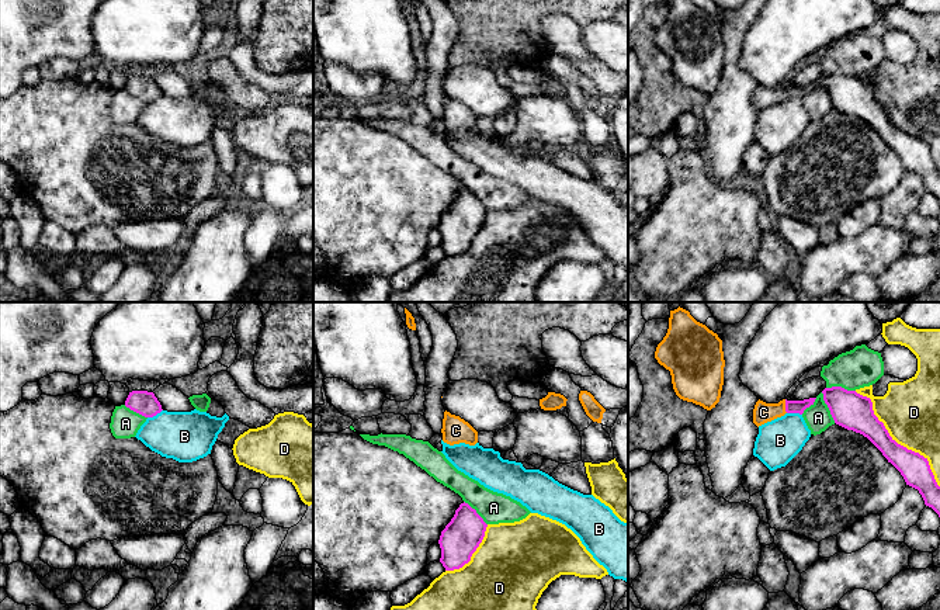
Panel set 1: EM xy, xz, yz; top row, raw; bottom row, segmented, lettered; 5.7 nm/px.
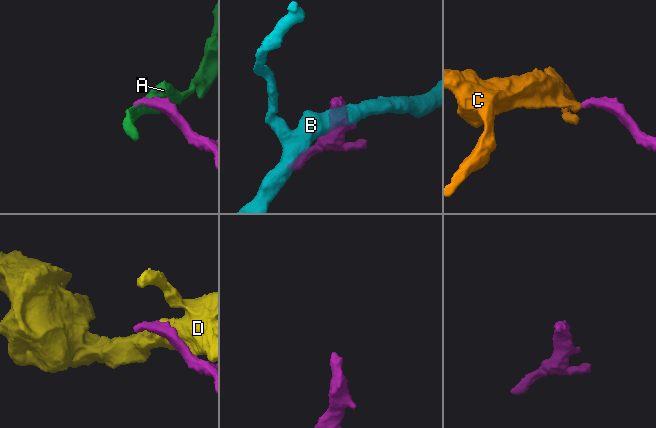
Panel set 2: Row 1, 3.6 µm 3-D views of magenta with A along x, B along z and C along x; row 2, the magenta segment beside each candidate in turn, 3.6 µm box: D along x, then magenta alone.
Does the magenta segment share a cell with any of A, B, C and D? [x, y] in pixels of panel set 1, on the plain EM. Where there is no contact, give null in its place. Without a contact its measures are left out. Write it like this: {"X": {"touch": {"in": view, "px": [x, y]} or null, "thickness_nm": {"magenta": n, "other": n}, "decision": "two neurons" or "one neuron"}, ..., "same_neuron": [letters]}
{"A": {"touch": {"in": "yz", "px": [828, 92]}, "thickness_nm": {"magenta": 220, "other": 150}, "decision": "two neurons"}, "B": {"touch": {"in": "xy", "px": [155, 100]}, "thickness_nm": {"magenta": 140, "other": 280}, "decision": "two neurons"}, "C": {"touch": {"in": "yz", "px": [786, 92]}, "thickness_nm": {"magenta": 80, "other": 120}, "decision": "one neuron"}, "D": {"touch": {"in": "yz", "px": [895, 127]}, "thickness_nm": {"magenta": 170, "other": 340}, "decision": "two neurons"}, "same_neuron": ["C"]}

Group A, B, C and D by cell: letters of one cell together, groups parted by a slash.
A / B / C / D

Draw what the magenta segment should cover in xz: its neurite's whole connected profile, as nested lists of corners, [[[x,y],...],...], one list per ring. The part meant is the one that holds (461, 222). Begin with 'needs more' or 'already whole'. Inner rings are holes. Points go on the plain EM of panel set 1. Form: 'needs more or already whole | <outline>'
already whole | [[[465,187],[459,190],[438,225],[440,247],[445,256],[459,254],[471,246],[485,222],[486,212],[488,209],[475,194]]]

